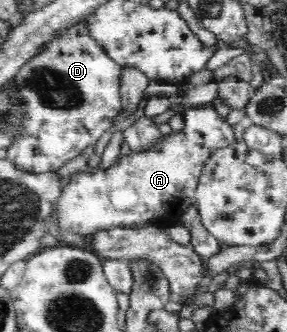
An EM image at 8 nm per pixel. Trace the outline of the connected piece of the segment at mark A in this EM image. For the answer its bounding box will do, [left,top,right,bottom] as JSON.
[57,101,237,237]

